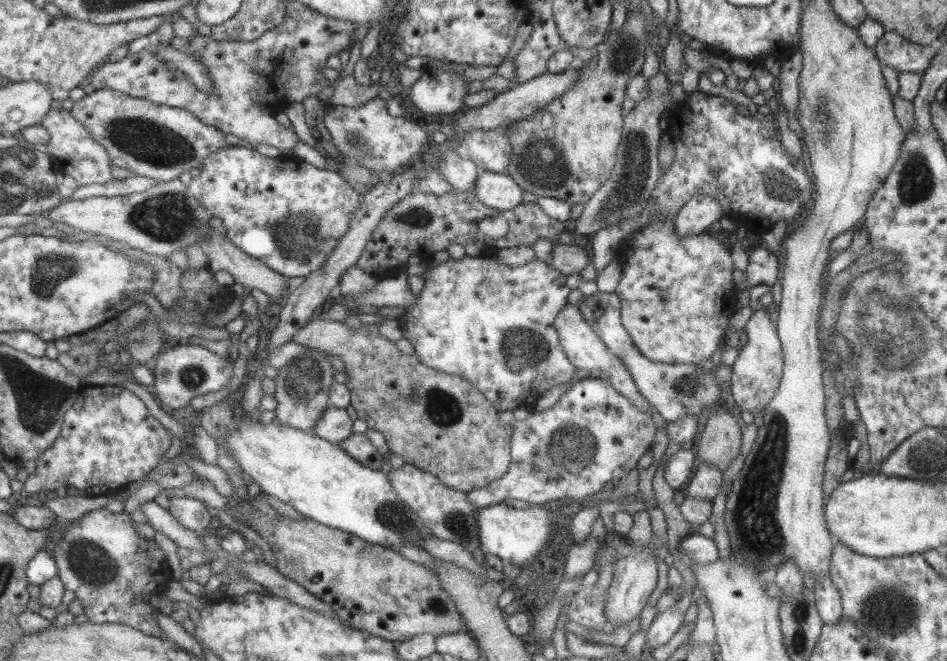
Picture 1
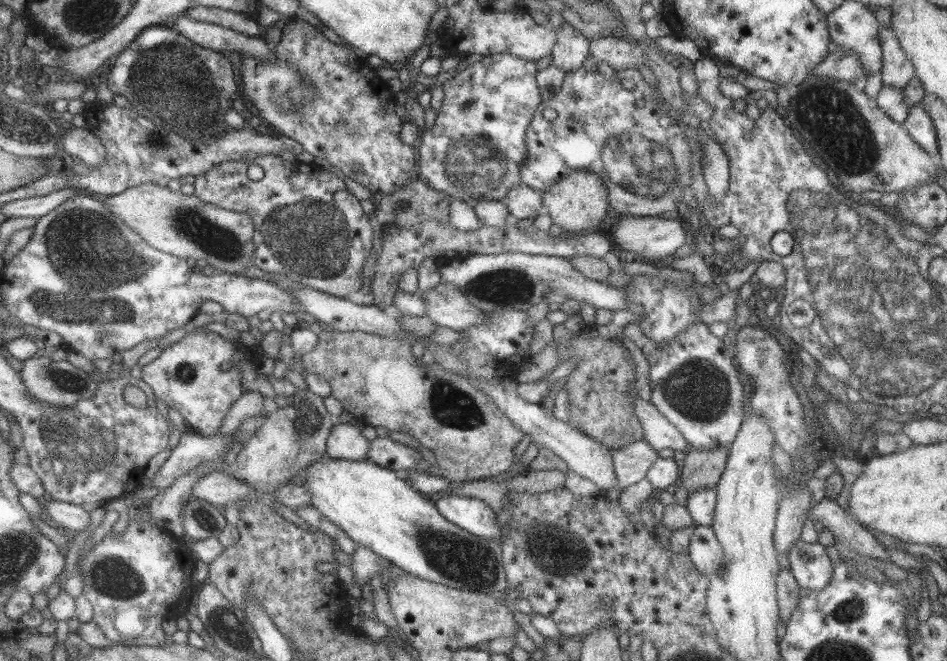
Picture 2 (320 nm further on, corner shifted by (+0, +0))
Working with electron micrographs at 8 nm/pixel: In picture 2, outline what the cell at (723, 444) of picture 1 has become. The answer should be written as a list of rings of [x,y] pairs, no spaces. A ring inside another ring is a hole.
[[[720,447],[715,450],[692,449],[680,457],[683,462],[680,486],[685,488],[687,495],[700,488],[715,487],[725,468],[727,455],[727,447]]]

